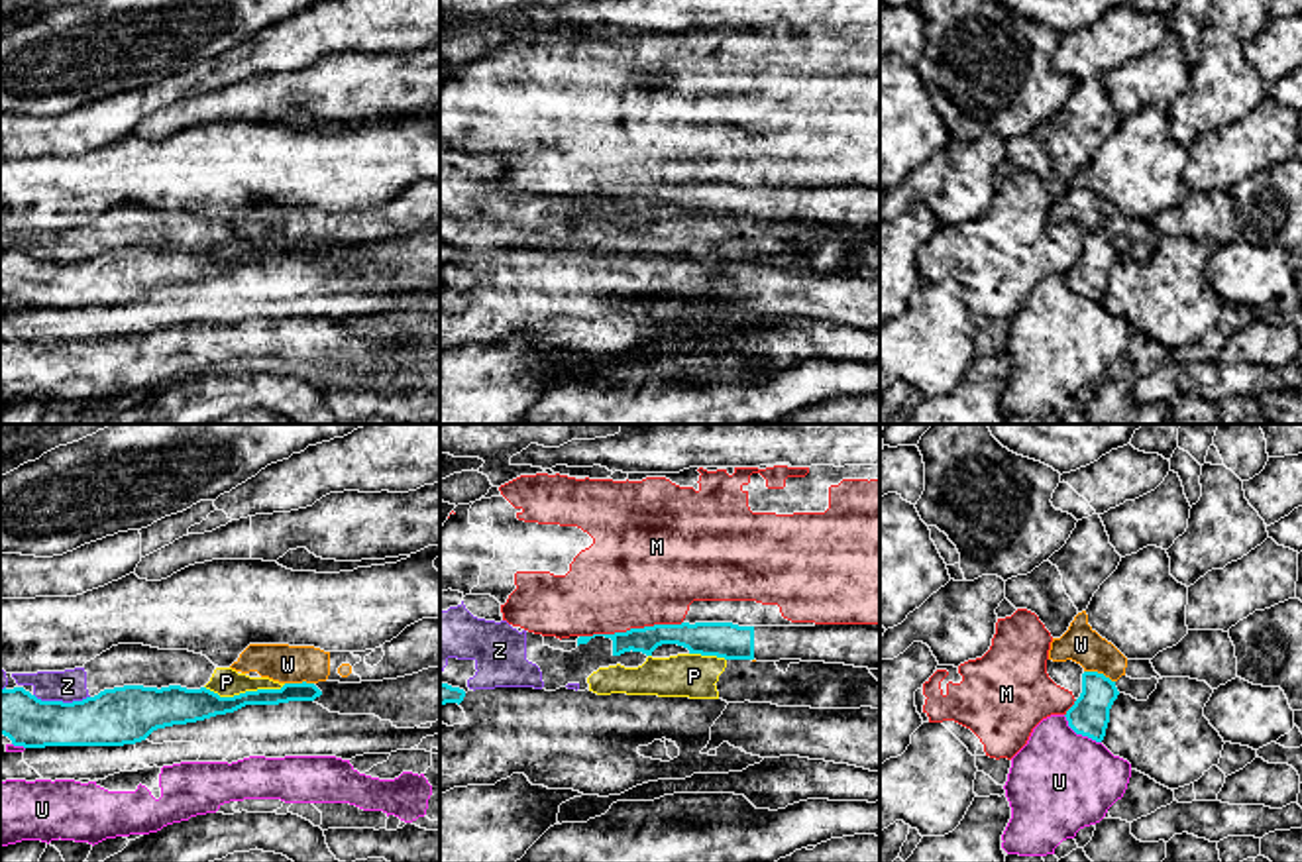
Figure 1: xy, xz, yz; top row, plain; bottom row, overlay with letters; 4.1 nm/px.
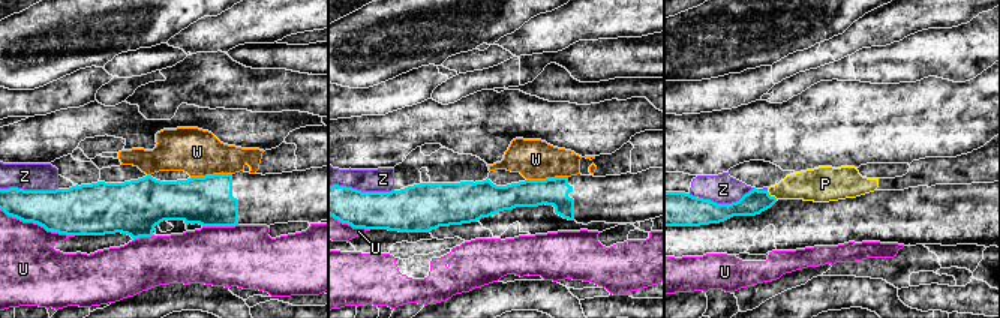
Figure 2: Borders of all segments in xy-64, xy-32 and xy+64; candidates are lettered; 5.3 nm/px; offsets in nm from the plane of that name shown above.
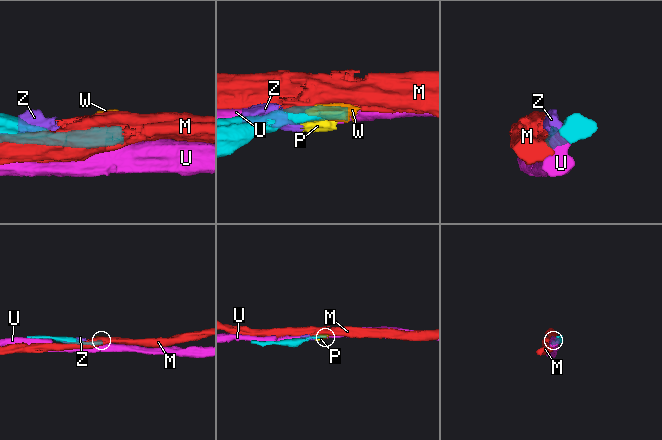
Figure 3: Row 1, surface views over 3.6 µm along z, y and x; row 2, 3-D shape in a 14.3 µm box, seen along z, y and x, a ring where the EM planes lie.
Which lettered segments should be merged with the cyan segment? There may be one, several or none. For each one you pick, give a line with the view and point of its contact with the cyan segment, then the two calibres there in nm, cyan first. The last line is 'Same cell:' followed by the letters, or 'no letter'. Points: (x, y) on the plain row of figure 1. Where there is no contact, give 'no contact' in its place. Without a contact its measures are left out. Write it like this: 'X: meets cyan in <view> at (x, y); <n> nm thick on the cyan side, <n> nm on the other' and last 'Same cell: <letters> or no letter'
Same cell: no letter

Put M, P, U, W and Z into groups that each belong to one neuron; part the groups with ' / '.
M / P W Z / U

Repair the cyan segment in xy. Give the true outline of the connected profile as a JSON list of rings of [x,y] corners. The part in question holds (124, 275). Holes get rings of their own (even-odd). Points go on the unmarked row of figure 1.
[[[440,228],[412,236],[340,243],[285,243],[234,257],[200,247],[124,245],[82,261],[41,261],[24,247],[0,249],[0,295],[14,306],[124,306],[153,291],[234,273],[245,265],[314,261],[340,275],[375,275],[397,289],[440,281]]]

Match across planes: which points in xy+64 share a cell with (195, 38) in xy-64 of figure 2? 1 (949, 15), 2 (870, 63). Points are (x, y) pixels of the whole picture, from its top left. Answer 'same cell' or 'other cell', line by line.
1: same cell
2: other cell

